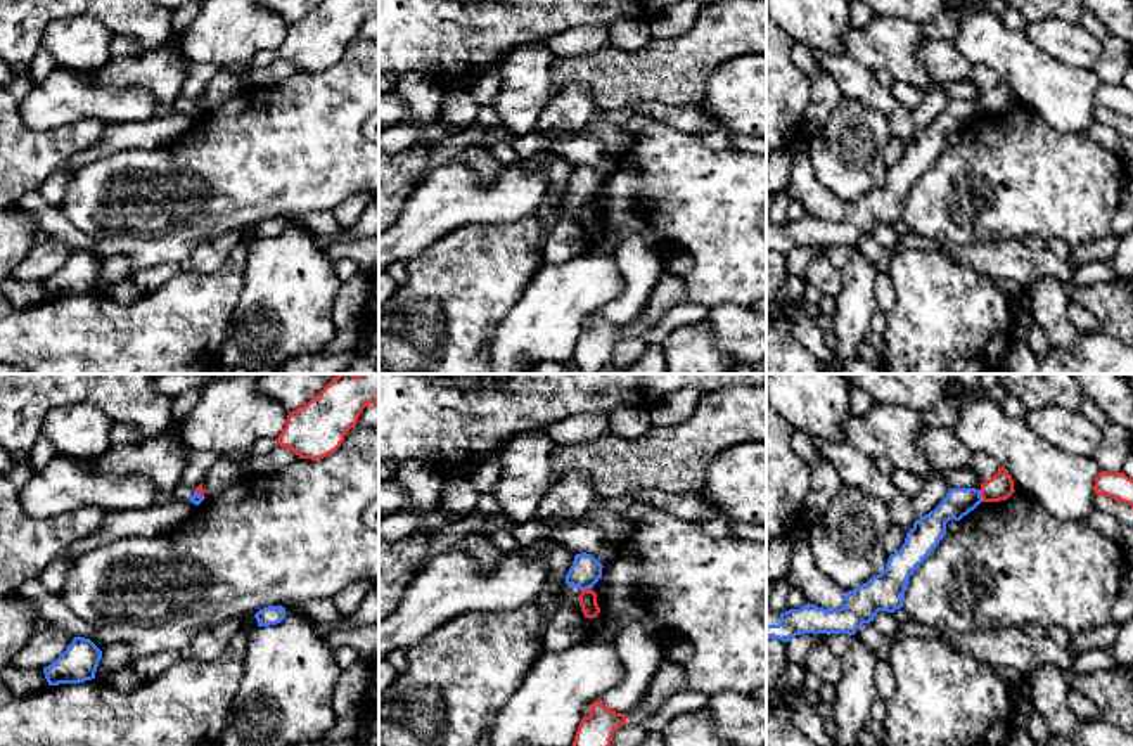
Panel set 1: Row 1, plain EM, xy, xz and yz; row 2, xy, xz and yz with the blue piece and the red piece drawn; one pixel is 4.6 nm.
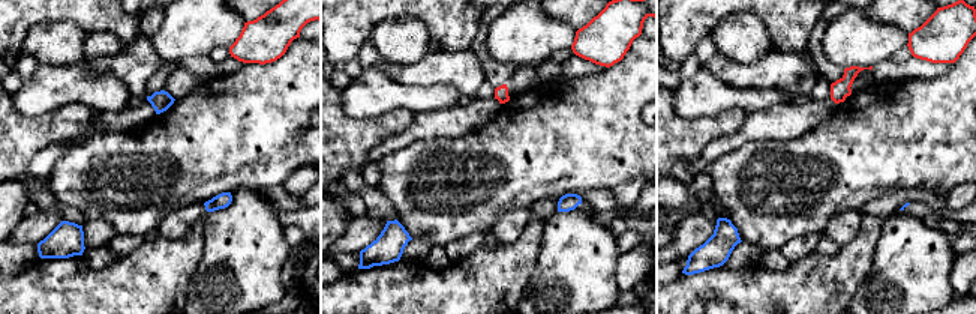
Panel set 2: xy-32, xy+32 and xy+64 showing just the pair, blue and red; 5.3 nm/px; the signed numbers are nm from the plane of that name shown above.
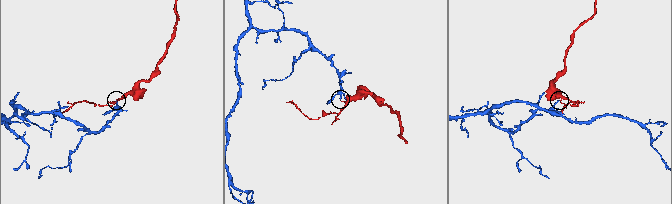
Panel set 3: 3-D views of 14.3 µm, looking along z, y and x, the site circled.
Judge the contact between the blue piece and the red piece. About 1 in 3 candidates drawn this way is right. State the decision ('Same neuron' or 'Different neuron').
Different neuron

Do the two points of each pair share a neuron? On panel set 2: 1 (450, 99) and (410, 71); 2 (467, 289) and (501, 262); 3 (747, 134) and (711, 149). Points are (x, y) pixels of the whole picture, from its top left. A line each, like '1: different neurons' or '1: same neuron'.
1: different neurons
2: same neuron
3: same neuron

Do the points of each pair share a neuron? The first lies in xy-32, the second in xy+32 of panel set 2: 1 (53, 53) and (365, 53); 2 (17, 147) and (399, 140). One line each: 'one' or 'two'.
1: two
2: two

